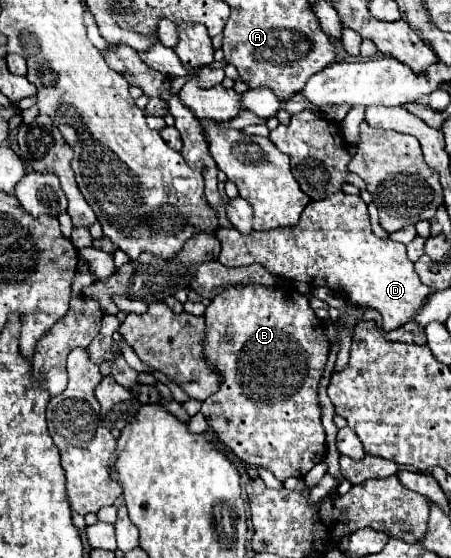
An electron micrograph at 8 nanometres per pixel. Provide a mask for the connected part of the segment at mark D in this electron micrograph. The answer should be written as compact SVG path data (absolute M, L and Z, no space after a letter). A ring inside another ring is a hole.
M336 193L332 197L326 197L322 201L310 201L306 209L302 211L300 223L296 227L282 227L274 231L254 231L250 235L242 235L234 227L218 227L218 233L214 233L222 245L218 261L224 267L242 267L242 265L252 265L260 263L264 265L272 275L292 279L292 281L302 281L312 287L328 287L334 293L340 293L342 297L348 297L350 303L354 305L364 305L376 309L384 319L382 327L386 331L402 327L404 323L410 321L414 311L422 305L422 301L432 293L416 275L414 263L408 261L406 257L406 247L396 241L384 241L378 239L372 229L370 229L370 219L368 219L368 209L364 201L358 195L346 195L346 193Z

